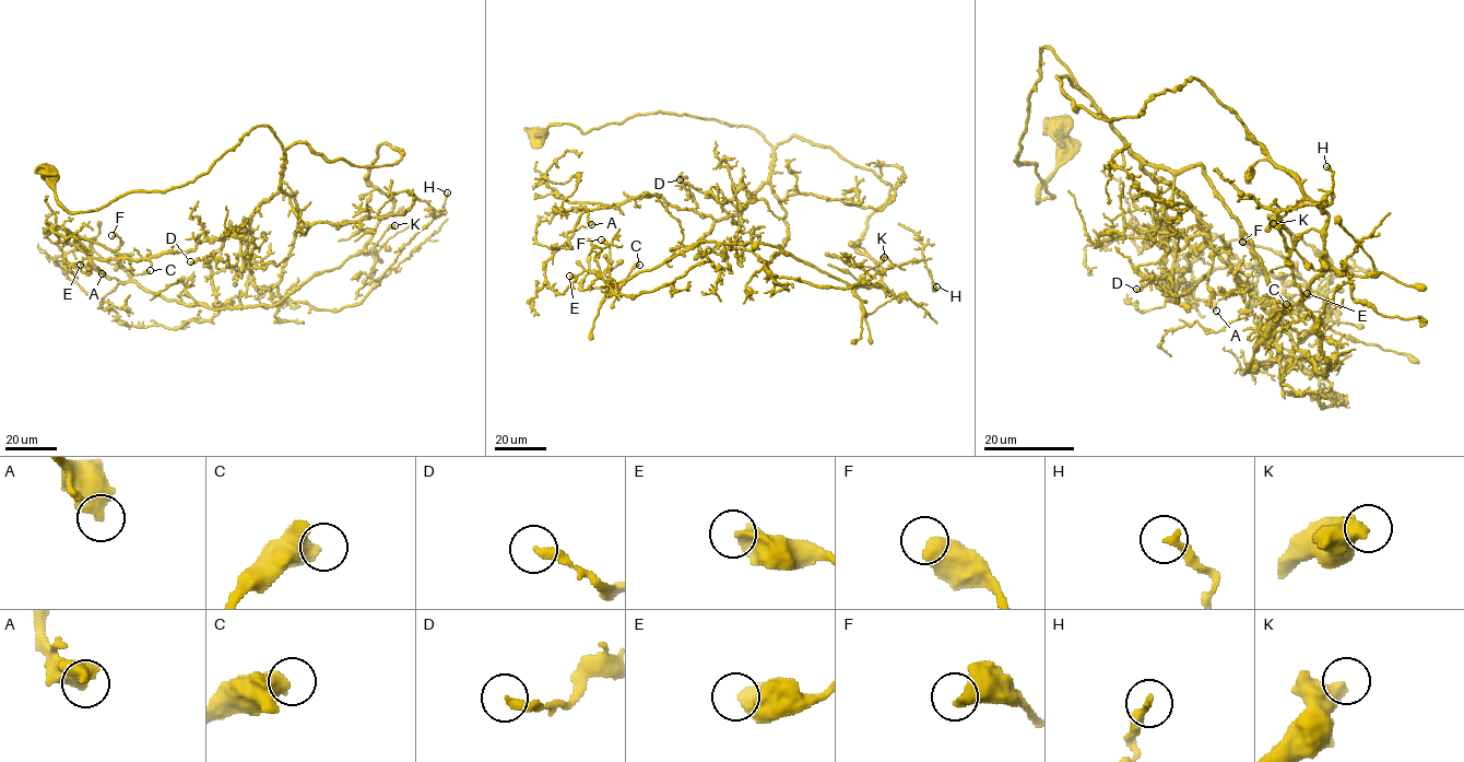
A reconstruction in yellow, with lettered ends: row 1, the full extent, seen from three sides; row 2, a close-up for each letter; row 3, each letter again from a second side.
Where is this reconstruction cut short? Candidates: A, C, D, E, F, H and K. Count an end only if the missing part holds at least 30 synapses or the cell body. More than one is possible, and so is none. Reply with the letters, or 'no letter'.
no letter

